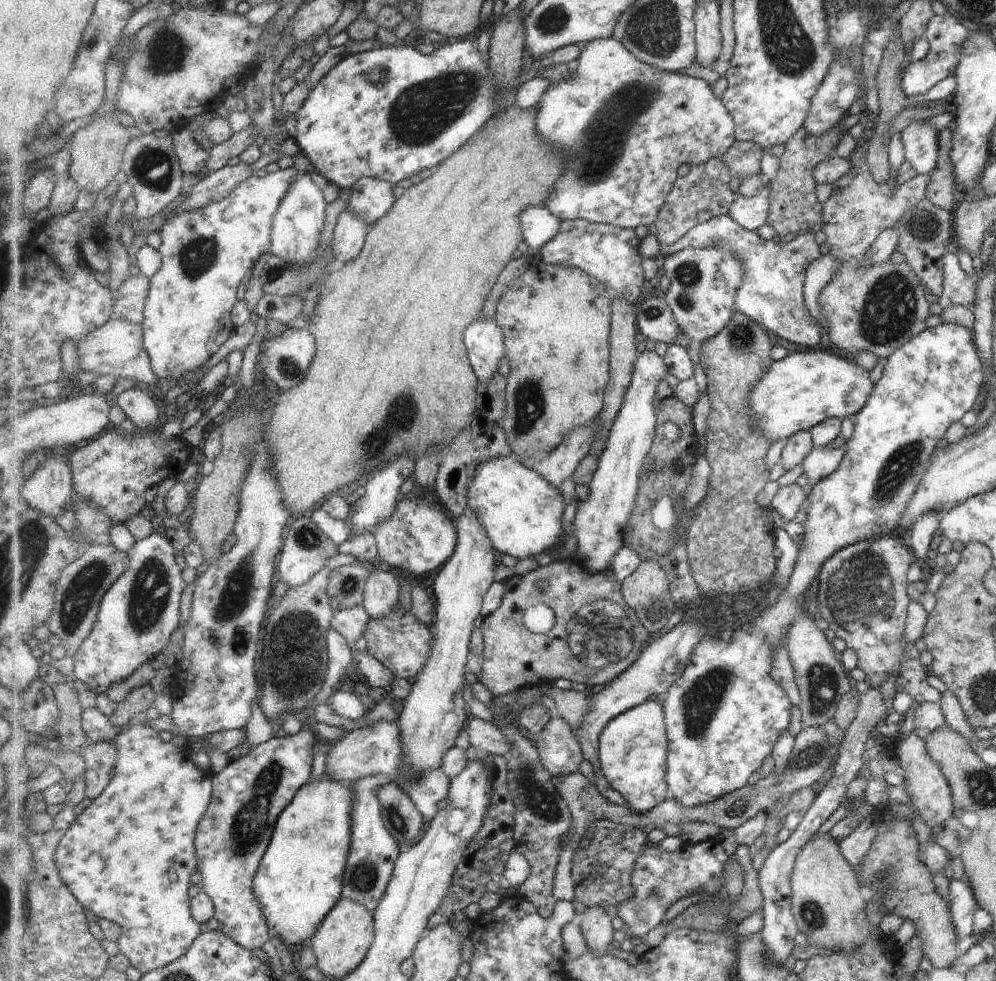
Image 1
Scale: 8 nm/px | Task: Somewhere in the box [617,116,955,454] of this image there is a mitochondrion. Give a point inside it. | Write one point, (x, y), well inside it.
(891, 307)

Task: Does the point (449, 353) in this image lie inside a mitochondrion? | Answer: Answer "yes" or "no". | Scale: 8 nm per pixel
no

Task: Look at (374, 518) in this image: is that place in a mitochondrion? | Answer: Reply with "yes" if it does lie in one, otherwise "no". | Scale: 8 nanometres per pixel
no

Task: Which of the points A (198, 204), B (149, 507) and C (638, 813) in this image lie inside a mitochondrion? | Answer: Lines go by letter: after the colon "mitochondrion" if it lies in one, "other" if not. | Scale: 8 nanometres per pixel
A: other
B: other
C: other

